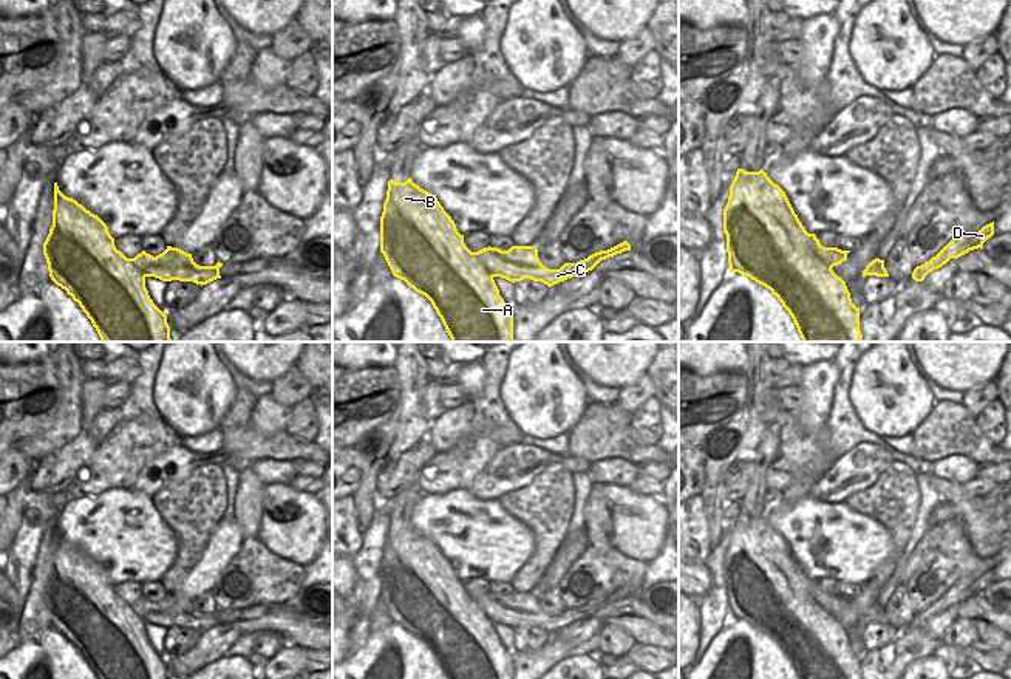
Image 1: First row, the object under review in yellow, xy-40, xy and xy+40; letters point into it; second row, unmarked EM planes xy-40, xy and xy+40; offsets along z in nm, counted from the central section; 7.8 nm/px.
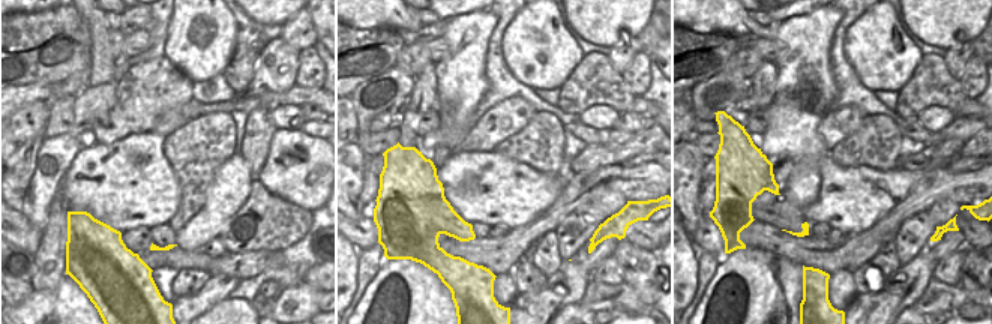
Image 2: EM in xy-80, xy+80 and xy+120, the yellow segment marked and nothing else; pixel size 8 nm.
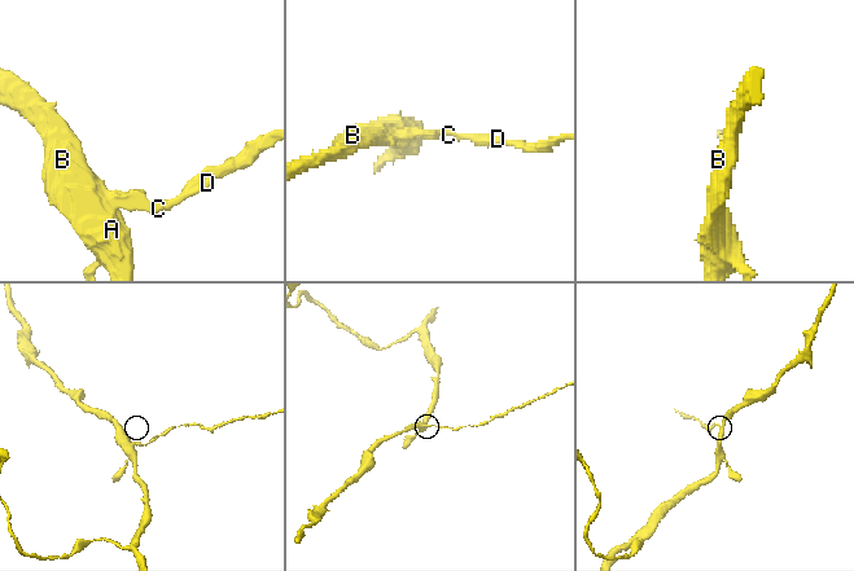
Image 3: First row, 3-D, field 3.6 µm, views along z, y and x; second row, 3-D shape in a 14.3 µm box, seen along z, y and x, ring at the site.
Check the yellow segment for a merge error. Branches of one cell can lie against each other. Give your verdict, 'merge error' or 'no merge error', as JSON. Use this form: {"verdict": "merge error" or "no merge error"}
{"verdict": "merge error"}

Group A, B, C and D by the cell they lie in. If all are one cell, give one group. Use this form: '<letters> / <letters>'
A B / C D

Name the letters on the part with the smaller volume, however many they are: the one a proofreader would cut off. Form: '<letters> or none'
C, D

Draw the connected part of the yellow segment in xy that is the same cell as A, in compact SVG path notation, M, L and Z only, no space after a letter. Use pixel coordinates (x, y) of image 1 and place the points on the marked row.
M411 178L388 181L380 217L380 252L394 277L431 302L451 342L513 342L513 308L499 295L493 275L465 246L464 235L437 198Z

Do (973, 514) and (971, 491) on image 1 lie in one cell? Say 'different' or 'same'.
different

